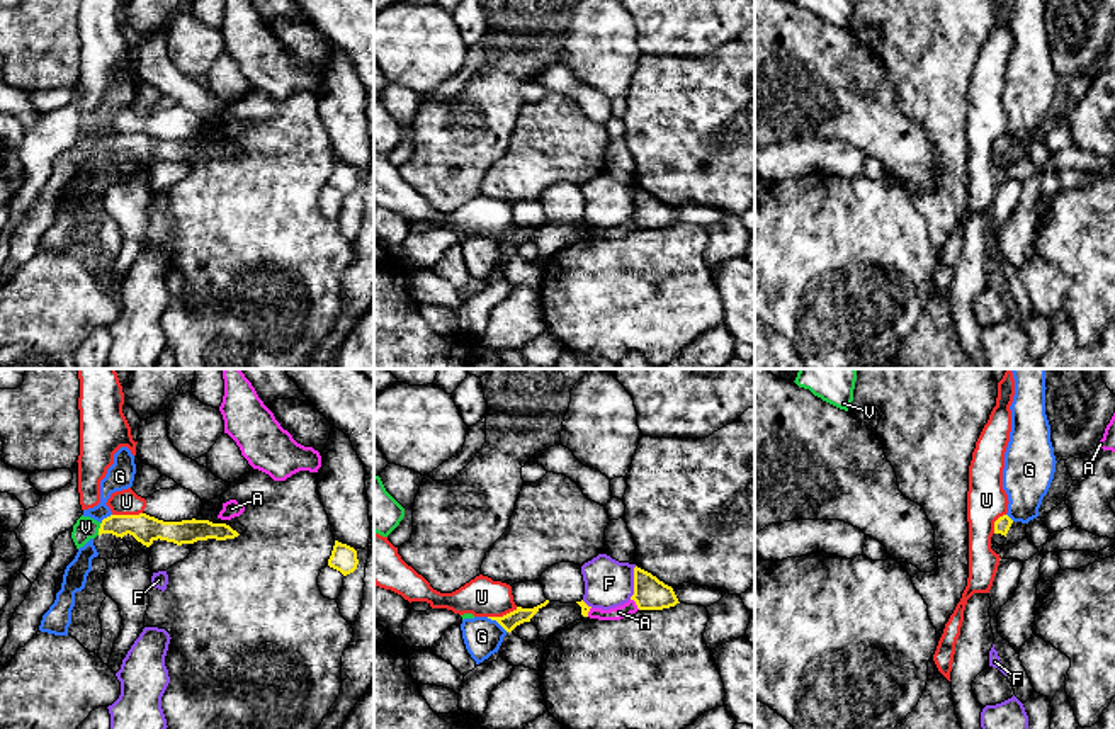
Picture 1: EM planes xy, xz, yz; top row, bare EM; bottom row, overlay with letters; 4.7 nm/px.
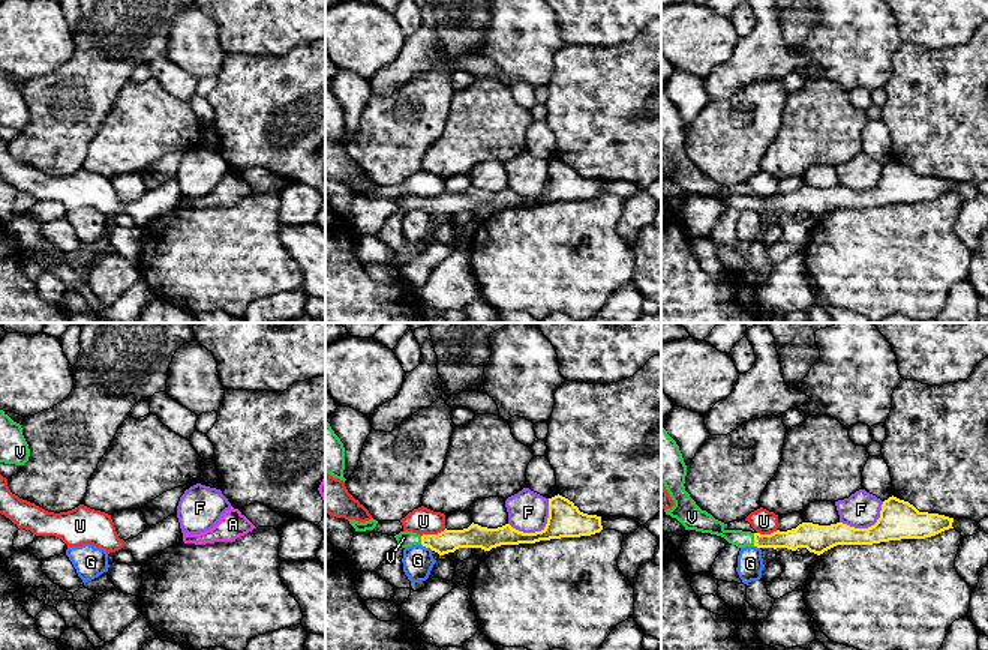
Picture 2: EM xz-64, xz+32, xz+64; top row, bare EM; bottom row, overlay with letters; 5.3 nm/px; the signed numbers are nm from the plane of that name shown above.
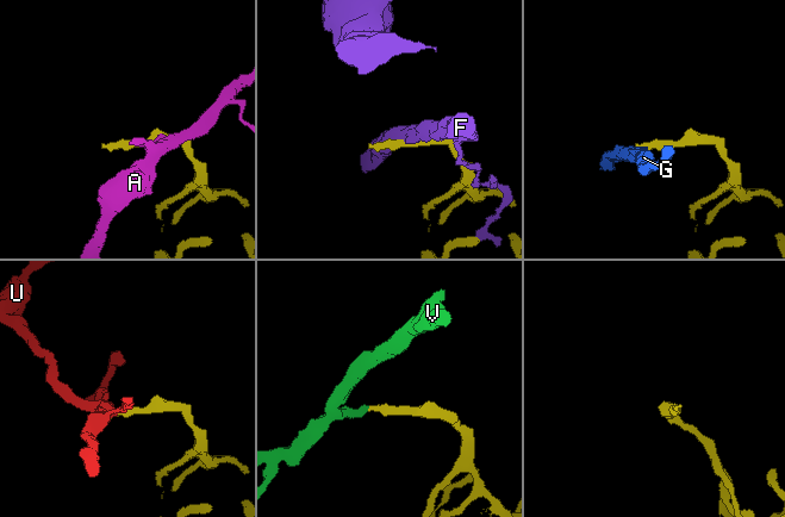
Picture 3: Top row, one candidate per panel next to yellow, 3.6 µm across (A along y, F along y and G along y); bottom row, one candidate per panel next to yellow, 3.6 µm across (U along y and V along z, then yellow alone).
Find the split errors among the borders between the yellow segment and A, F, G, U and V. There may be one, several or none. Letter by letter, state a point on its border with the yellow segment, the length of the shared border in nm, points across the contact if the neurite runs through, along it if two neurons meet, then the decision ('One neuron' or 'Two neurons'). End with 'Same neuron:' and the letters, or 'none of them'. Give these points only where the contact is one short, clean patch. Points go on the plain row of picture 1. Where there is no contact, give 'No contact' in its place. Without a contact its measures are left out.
A: Touches yellow at xz (636, 223). Shared border 70 nm. Boundary: xz (631, 218), (639, 228). Two neurons
F: Touches yellow at xz (634, 203). Shared border 160 nm. Two neurons
G: Touches yellow at xz (497, 240). Shared border 120 nm. Boundary: xz (486, 237), (507, 250). Two neurons
U: Touches yellow at xz (503, 235). Shared border 150 nm. Boundary: xz (517, 226), (502, 235), (488, 237). Two neurons
V: Touches yellow at xy (99, 148). Shared border 60 nm. Path across: xy (145, 148), (99, 148), (85, 146). One neuron
Same neuron: V

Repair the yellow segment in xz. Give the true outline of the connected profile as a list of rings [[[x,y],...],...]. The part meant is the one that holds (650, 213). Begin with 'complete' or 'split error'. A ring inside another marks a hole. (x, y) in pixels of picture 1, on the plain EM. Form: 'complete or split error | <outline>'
complete | [[[637,185],[634,187],[634,214],[631,219],[639,229],[663,229],[680,223],[671,206]]]

